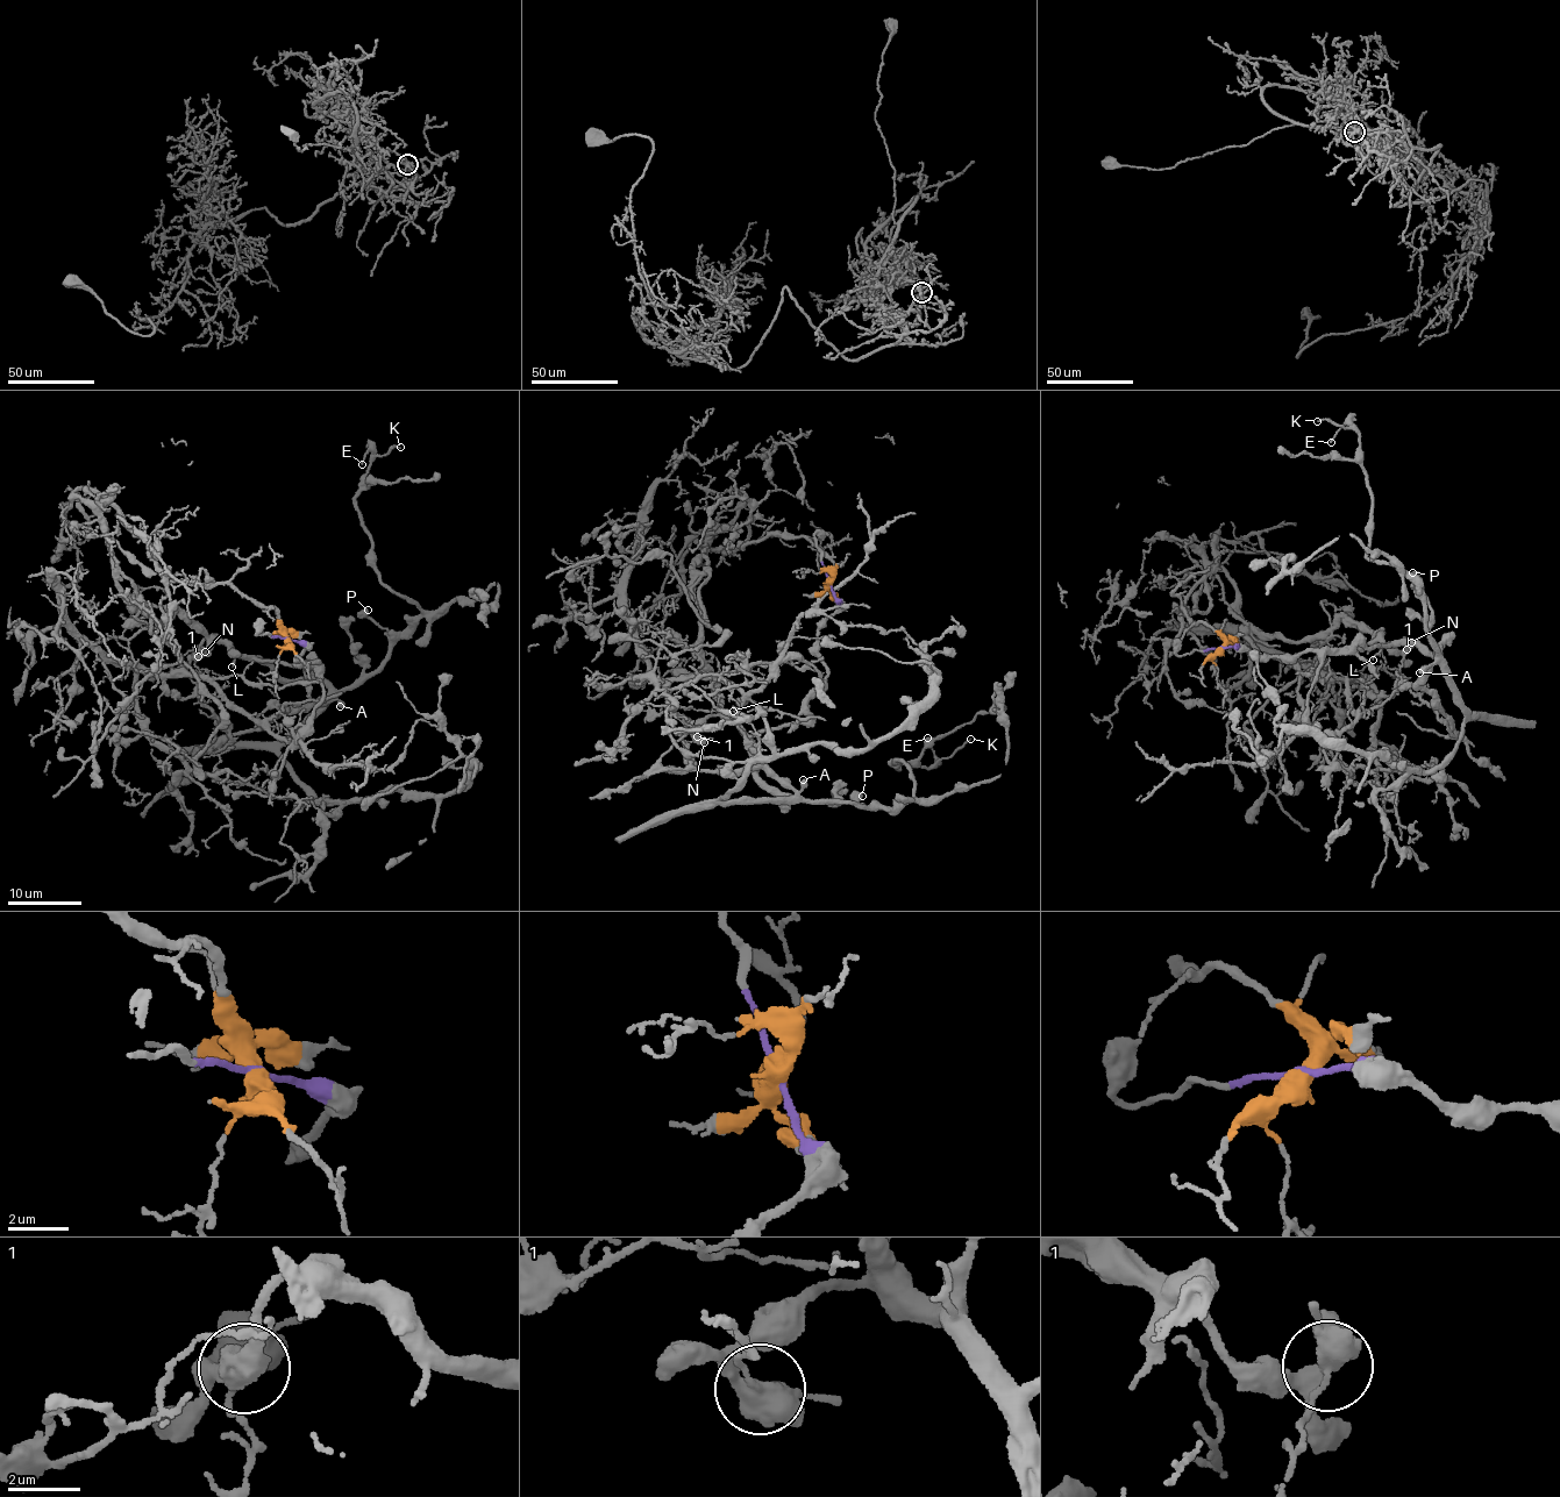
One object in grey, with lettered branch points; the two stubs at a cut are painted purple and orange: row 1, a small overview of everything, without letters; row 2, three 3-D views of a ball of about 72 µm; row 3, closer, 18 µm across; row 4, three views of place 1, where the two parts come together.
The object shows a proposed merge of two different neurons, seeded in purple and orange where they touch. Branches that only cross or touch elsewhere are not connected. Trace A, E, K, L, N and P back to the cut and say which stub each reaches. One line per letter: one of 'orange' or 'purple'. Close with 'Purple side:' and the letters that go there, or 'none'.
A: purple
E: purple
K: purple
L: purple
N: purple
P: purple
Purple side: A, E, K, L, N, P

